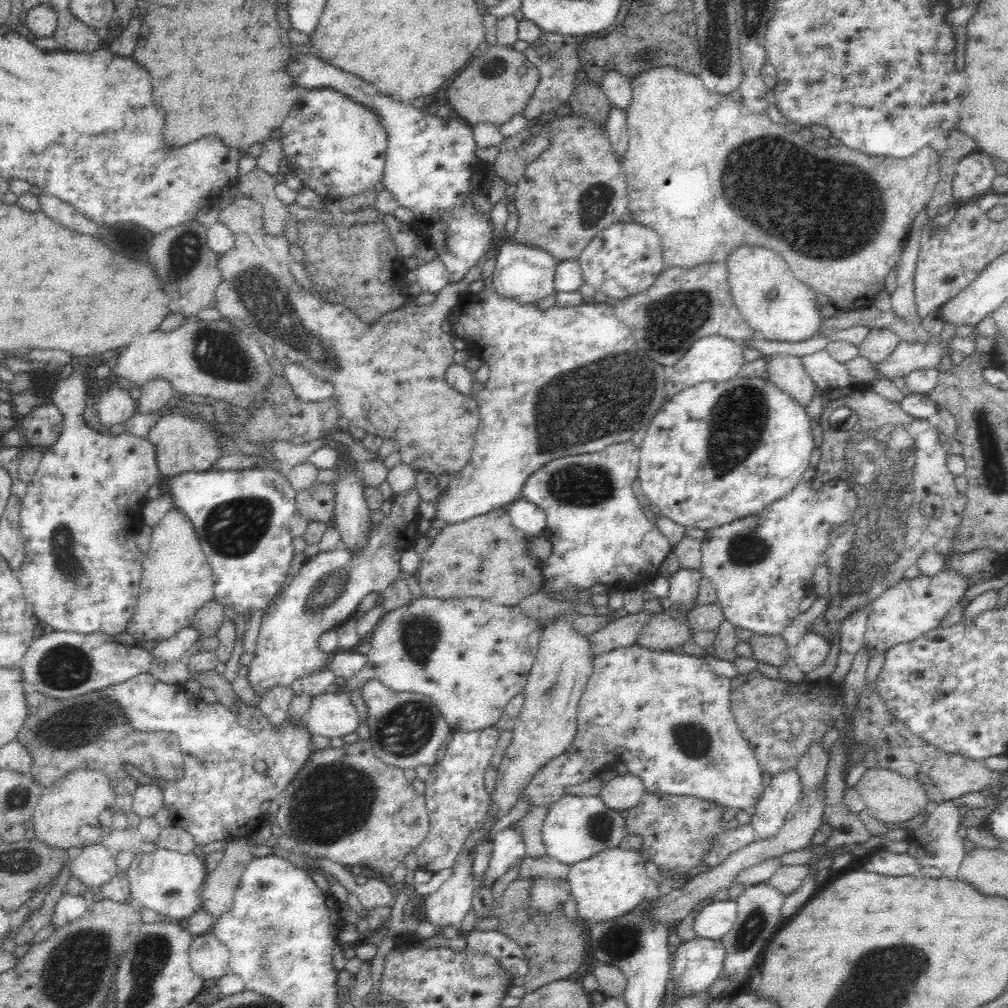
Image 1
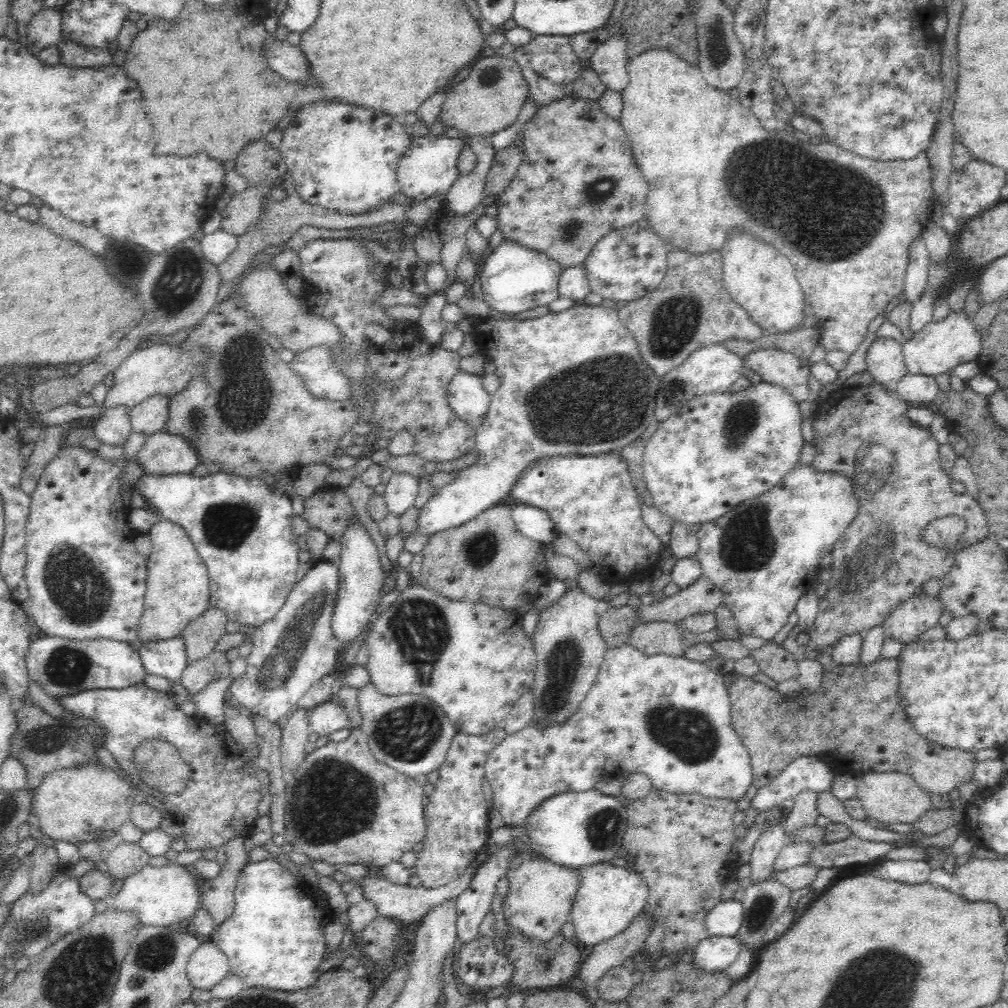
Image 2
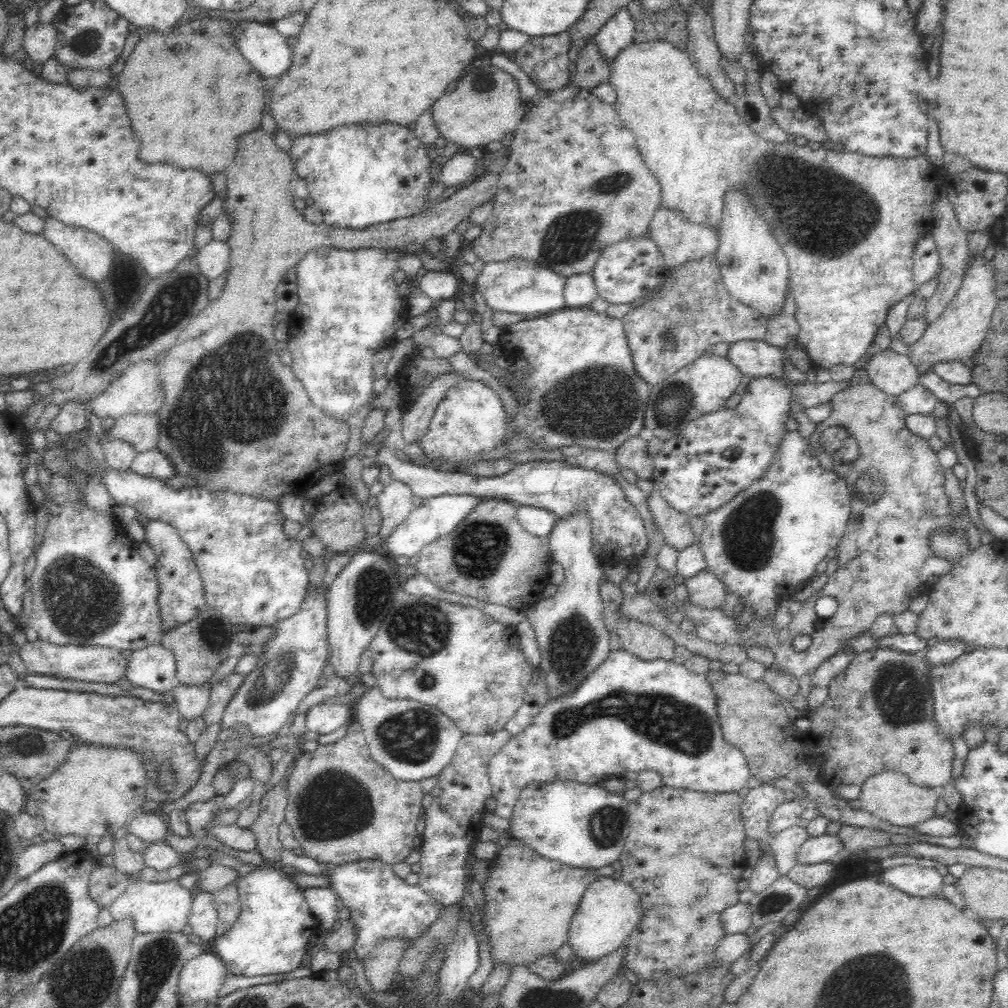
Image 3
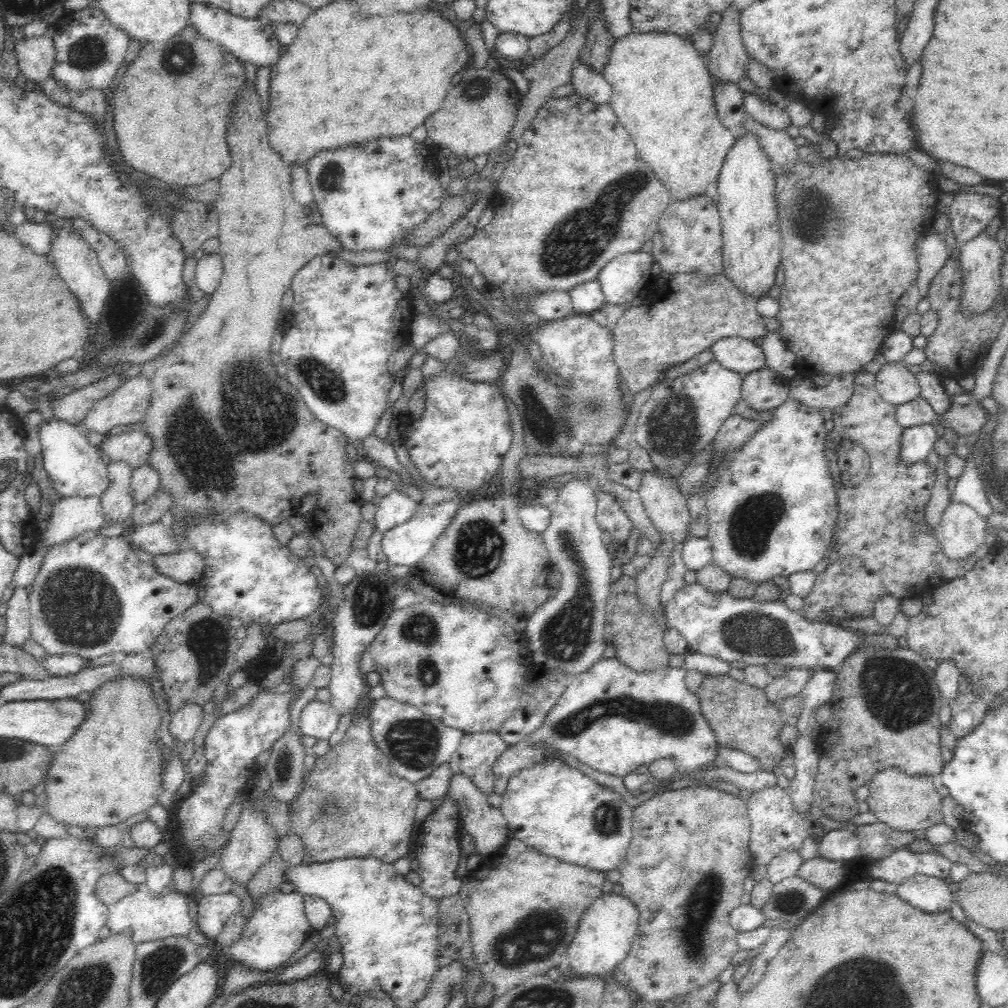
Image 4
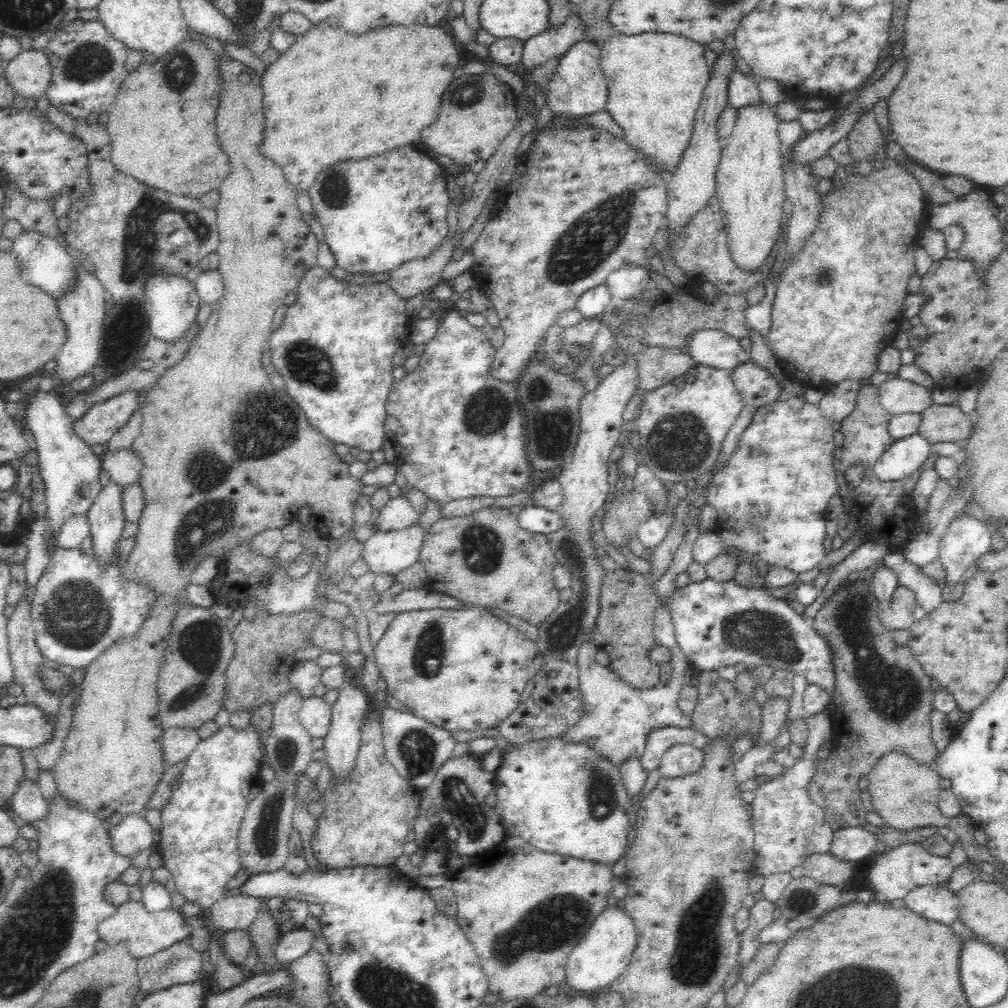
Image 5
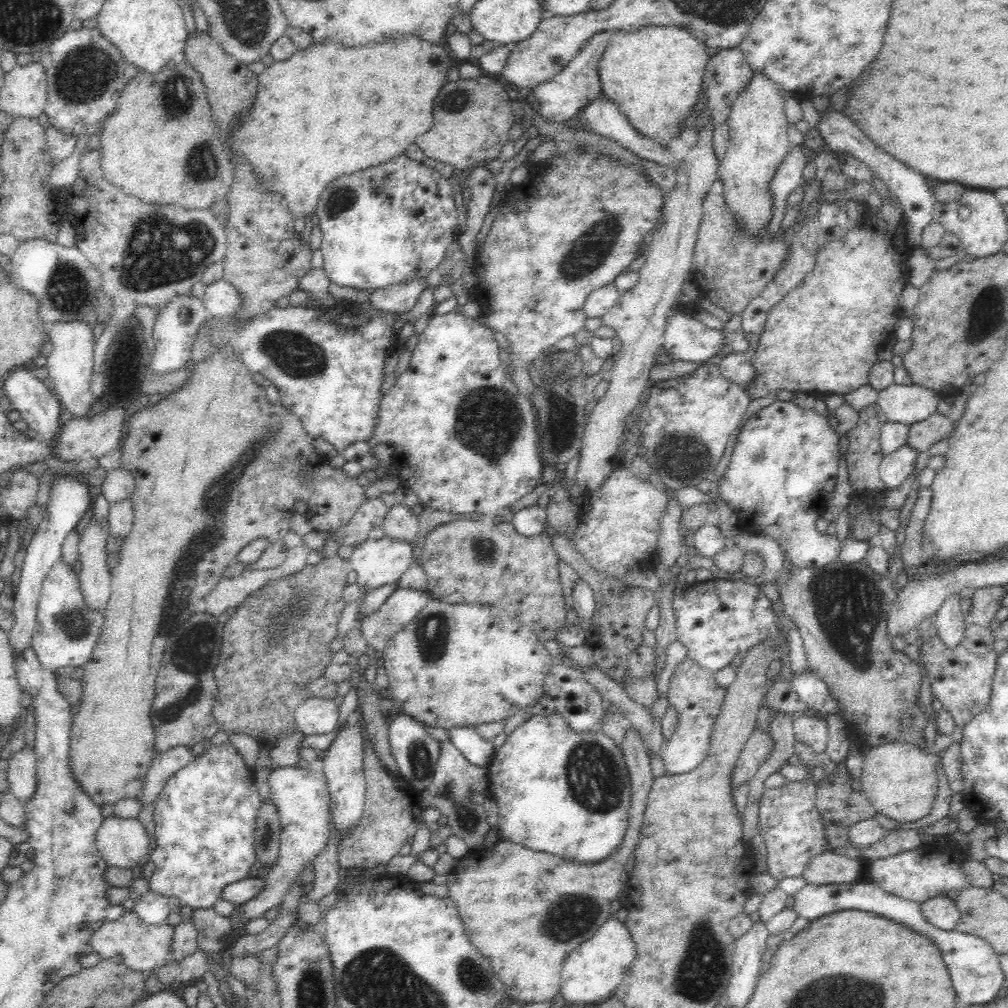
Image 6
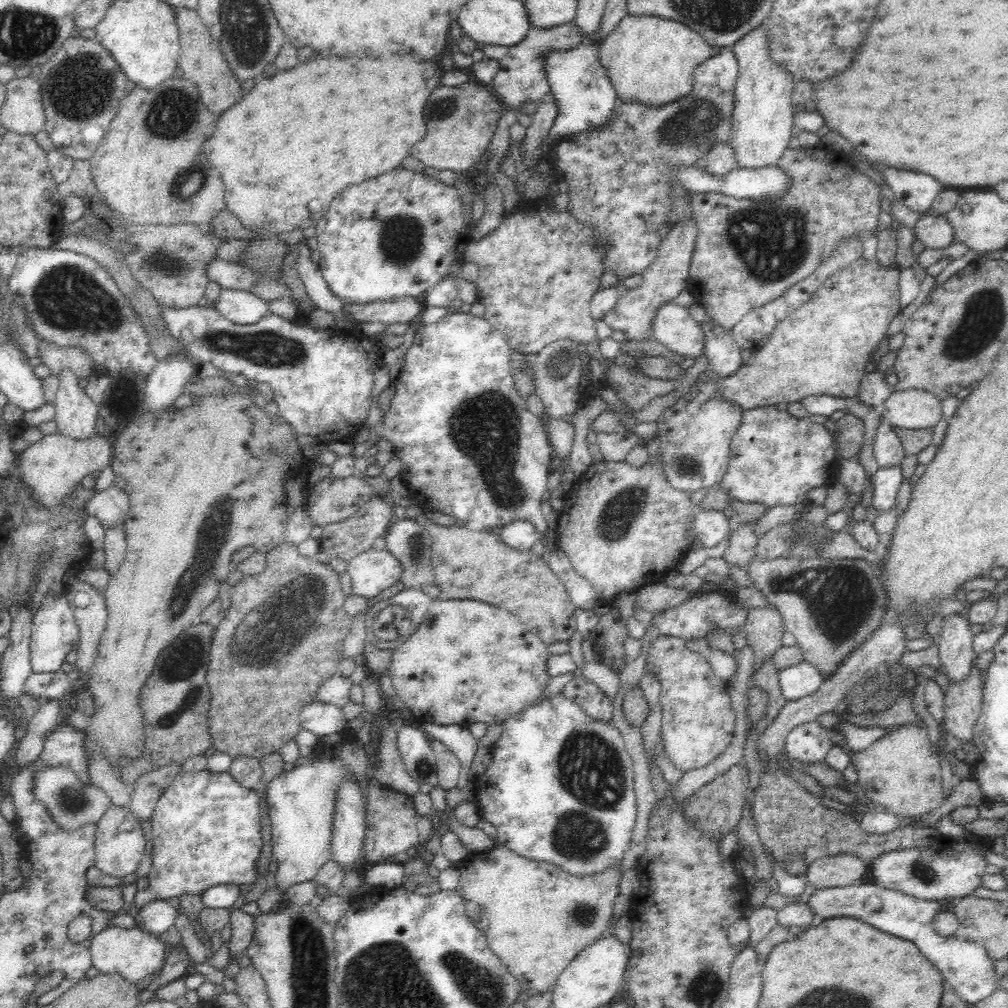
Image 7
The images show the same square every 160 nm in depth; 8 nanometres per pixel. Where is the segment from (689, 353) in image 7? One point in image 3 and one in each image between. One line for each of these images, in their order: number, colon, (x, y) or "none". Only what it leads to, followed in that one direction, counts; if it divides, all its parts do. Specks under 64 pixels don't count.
3: (754, 359)
4: (738, 354)
5: (714, 348)
6: (685, 338)

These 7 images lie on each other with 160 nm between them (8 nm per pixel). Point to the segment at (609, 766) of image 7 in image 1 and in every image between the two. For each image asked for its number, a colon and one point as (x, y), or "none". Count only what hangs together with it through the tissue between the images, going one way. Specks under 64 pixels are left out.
1: (575, 828)
2: (571, 829)
3: (581, 825)
4: (557, 810)
5: (564, 798)
6: (582, 778)

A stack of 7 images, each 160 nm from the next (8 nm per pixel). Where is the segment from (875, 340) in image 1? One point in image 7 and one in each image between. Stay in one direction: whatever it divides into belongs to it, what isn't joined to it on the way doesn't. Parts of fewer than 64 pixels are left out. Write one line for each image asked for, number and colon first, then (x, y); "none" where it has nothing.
2: (885, 362)
3: (894, 374)
4: (895, 384)
5: (897, 395)
6: (907, 404)
7: (913, 409)

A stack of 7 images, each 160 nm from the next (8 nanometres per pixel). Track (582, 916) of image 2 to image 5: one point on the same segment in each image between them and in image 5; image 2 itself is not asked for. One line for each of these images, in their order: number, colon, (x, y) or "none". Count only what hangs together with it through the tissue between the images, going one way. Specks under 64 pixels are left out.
3: (610, 910)
4: (608, 926)
5: (603, 955)

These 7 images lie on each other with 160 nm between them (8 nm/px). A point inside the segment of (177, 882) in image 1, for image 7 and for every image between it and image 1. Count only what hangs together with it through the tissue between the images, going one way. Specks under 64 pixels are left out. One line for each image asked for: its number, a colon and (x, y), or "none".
2: (163, 896)
3: (154, 907)
4: (149, 917)
5: (147, 933)
6: (143, 948)
7: (135, 954)

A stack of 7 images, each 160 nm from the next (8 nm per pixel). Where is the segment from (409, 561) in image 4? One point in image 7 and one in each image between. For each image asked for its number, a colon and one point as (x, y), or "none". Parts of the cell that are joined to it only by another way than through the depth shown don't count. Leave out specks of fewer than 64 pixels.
5: (389, 552)
6: (376, 562)
7: (370, 572)

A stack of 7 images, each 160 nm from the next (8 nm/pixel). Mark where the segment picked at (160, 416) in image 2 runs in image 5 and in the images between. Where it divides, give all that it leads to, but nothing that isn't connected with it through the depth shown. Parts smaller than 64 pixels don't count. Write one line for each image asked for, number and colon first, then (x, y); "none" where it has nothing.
3: (140, 430)
4: (133, 447)
5: (124, 466)

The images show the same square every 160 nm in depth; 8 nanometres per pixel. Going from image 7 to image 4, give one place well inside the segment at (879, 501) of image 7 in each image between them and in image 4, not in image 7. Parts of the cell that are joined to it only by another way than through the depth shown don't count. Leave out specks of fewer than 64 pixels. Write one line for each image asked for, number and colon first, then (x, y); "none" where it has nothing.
4: (917, 442)
5: (903, 457)
6: (894, 468)

